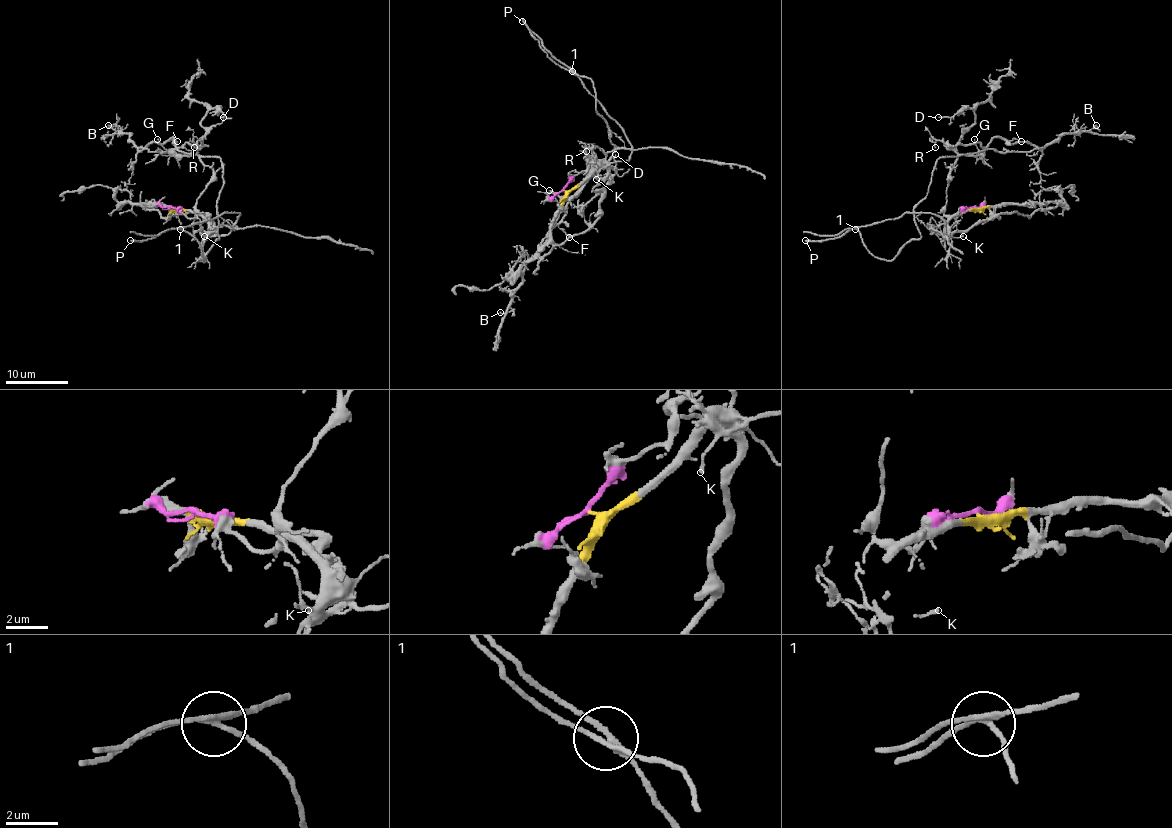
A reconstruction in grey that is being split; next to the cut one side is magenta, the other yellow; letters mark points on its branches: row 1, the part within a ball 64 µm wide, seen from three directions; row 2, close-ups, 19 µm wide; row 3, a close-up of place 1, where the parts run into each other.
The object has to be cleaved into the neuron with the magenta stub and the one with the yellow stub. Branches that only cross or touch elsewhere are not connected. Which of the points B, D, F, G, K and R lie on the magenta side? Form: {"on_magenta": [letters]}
{"on_magenta": ["B", "D", "F", "G", "R"]}

